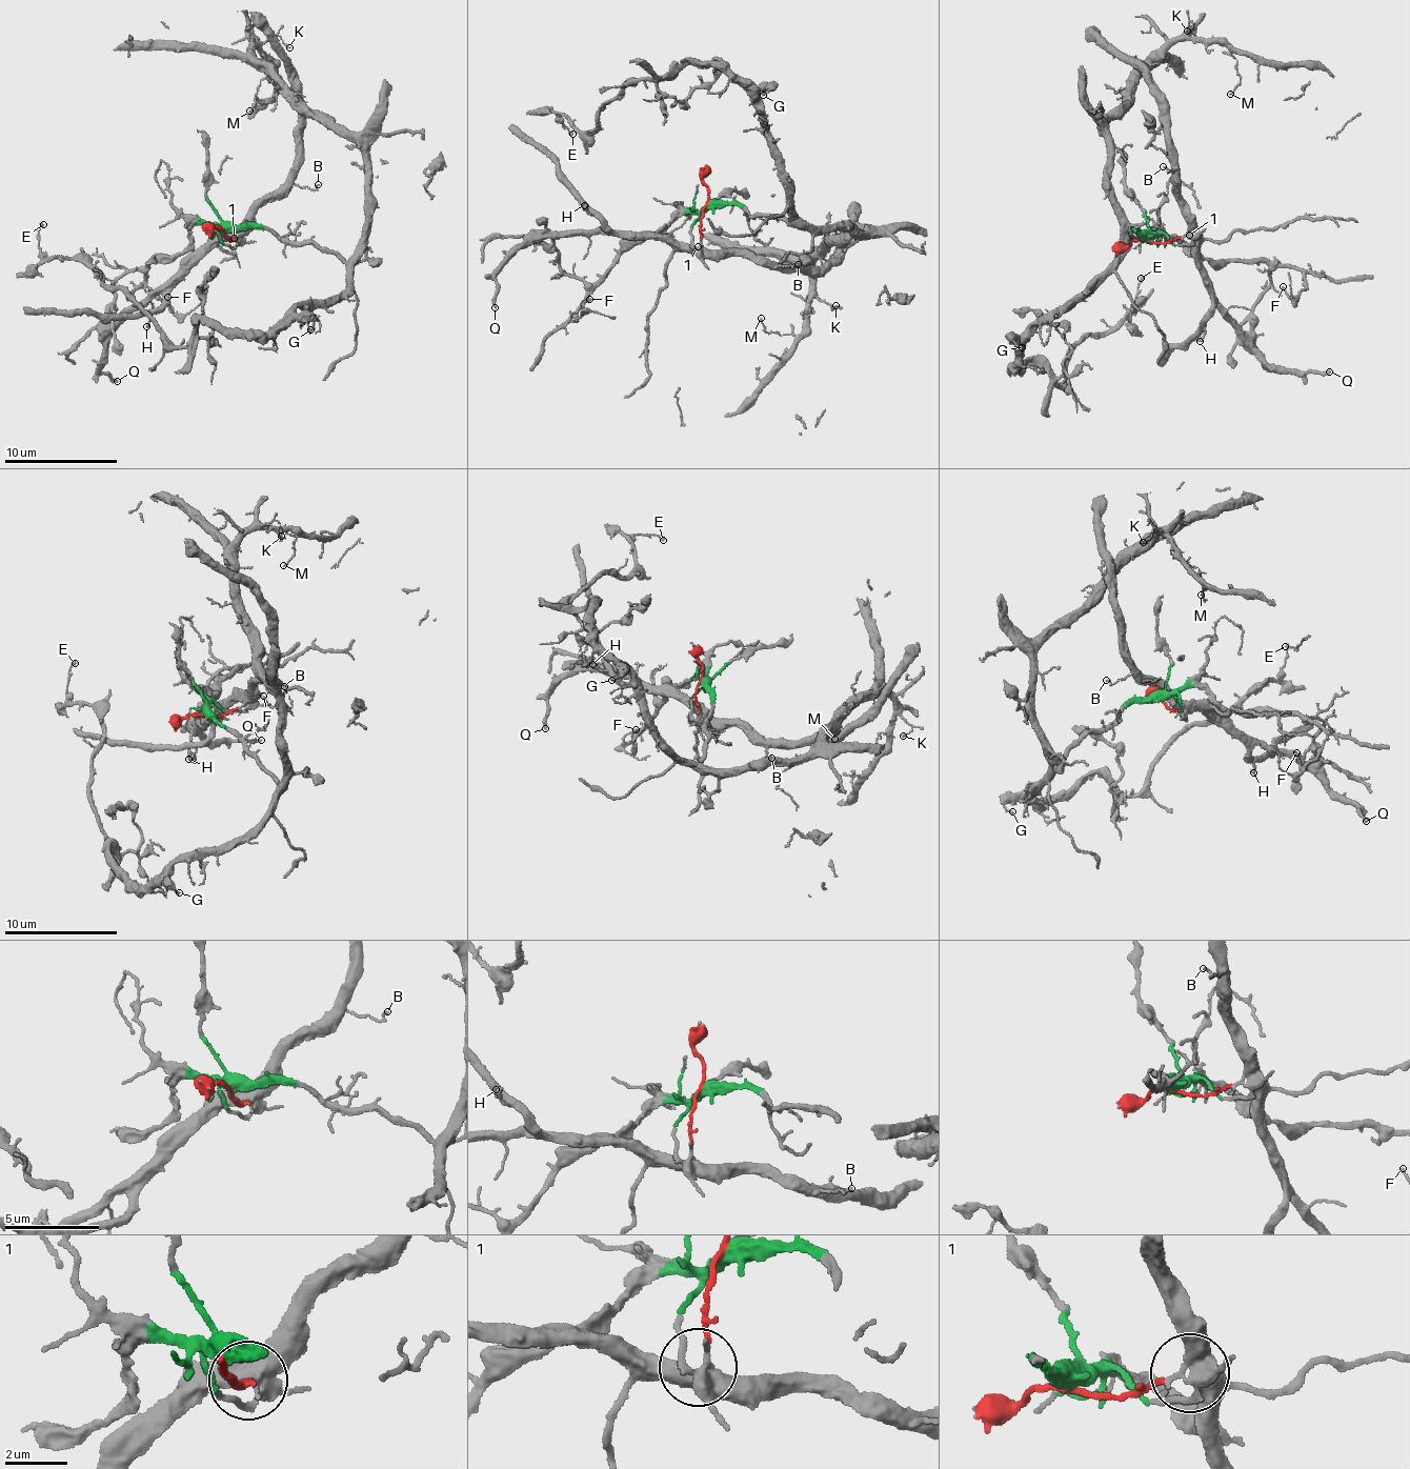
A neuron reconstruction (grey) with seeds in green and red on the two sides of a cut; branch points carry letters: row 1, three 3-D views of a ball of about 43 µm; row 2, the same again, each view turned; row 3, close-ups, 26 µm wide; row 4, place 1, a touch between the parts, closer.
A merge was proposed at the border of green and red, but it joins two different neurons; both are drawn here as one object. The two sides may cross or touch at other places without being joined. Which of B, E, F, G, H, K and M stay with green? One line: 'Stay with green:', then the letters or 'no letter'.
Stay with green: E, F, G, K, M

